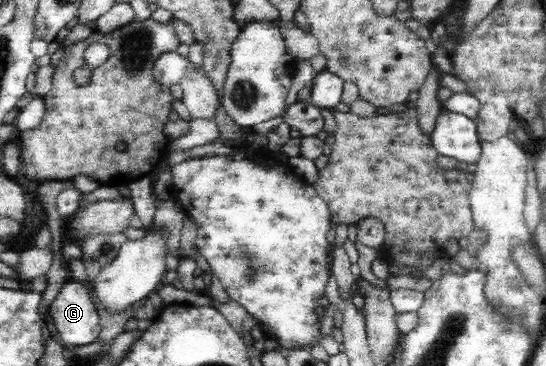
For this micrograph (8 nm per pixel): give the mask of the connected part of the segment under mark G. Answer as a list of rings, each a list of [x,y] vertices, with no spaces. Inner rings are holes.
[[[69,277],[44,319],[56,327],[63,346],[84,346],[96,342],[100,335],[97,307],[89,288]]]

